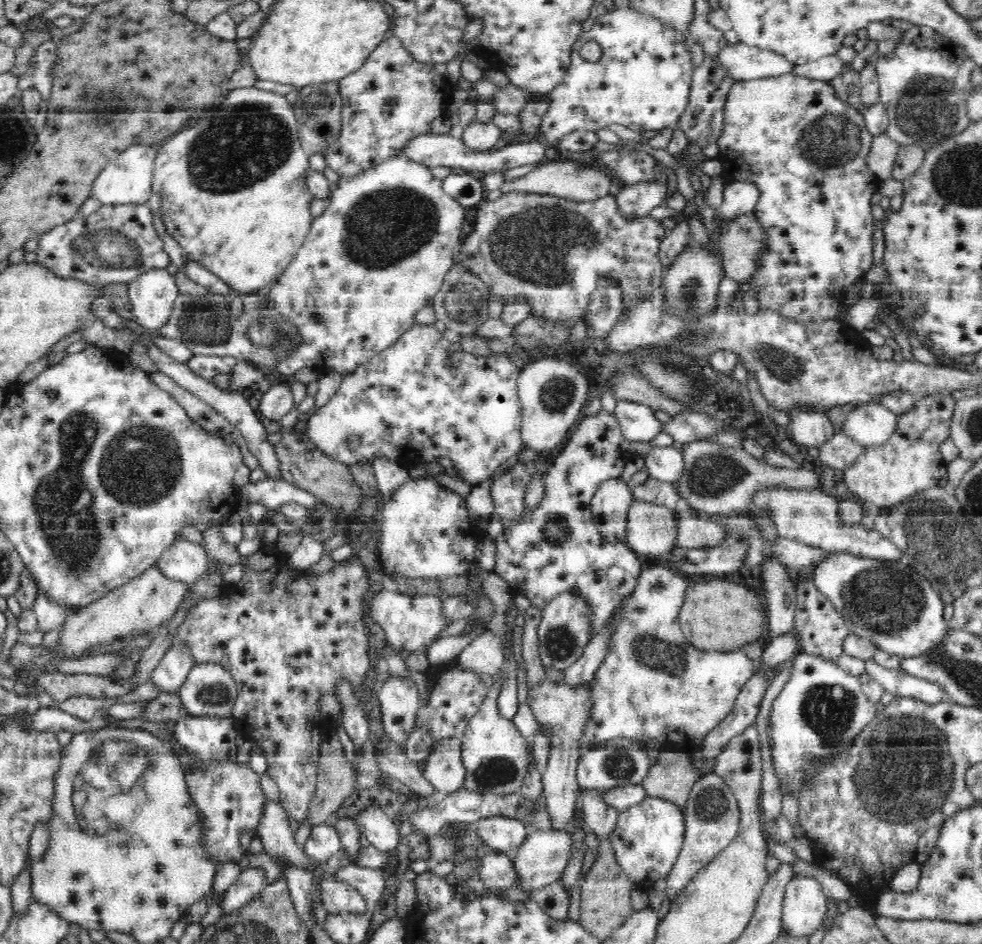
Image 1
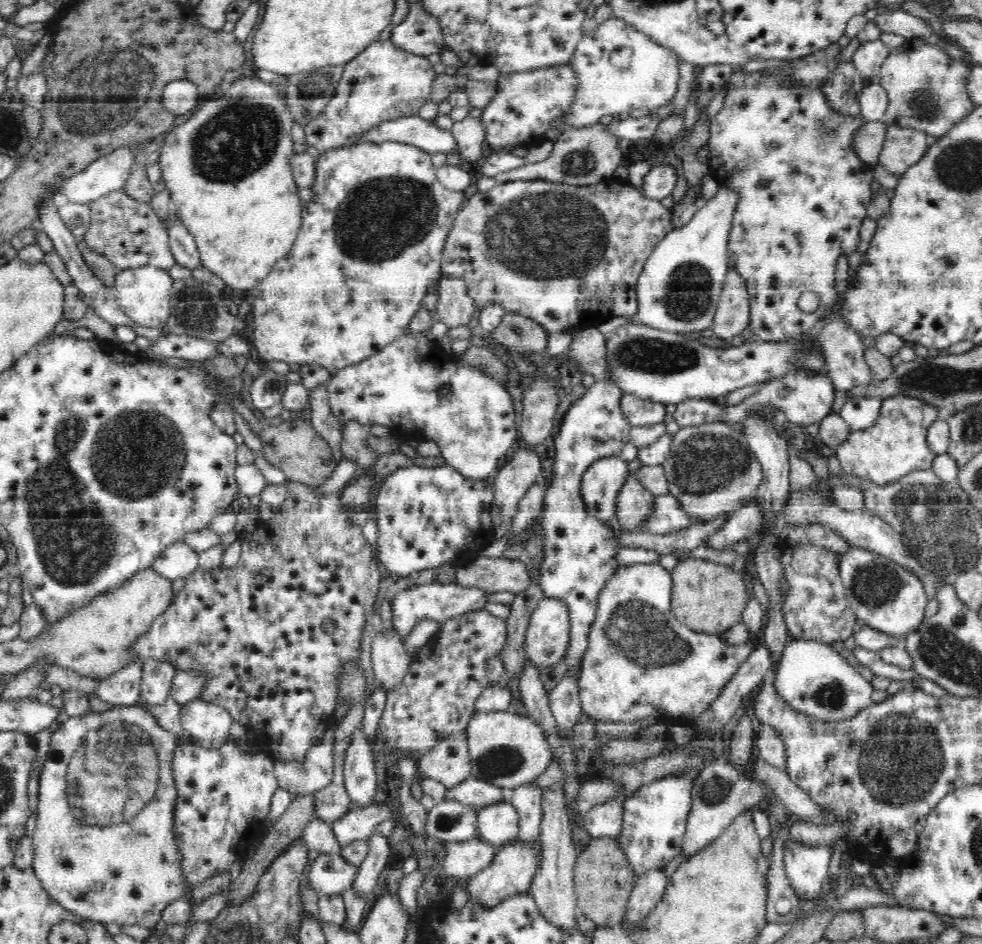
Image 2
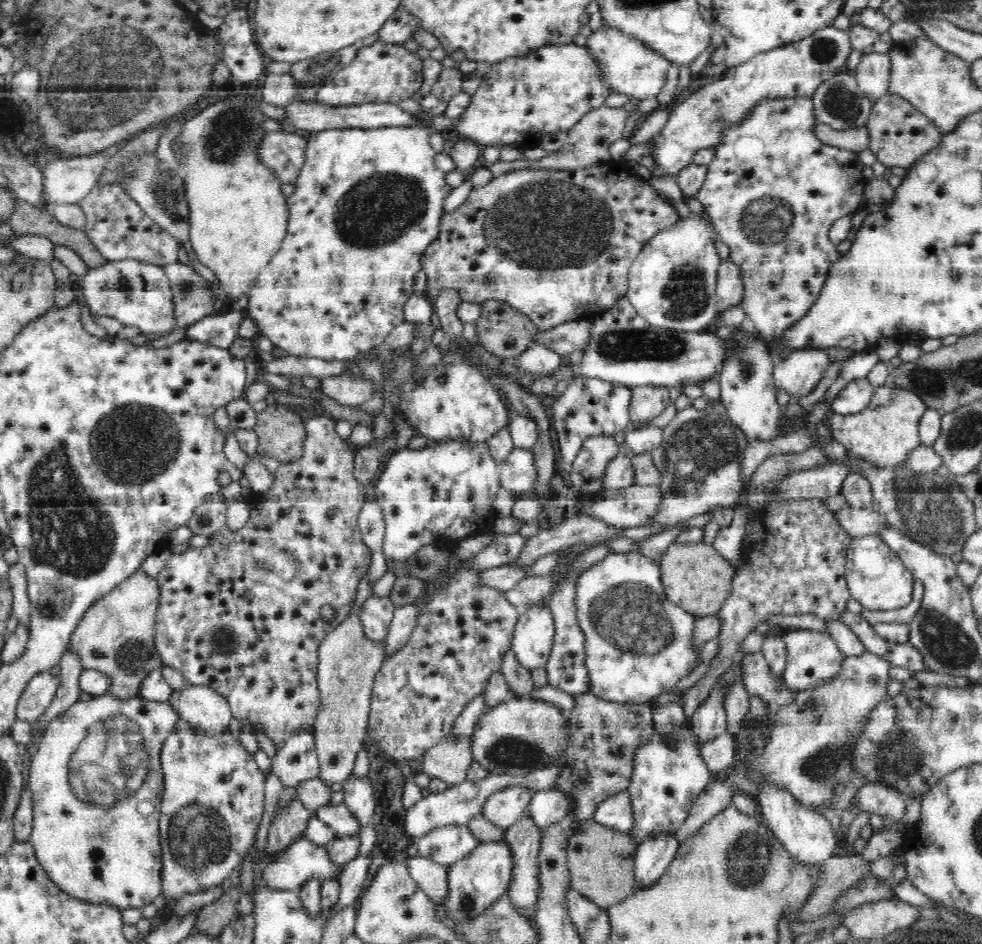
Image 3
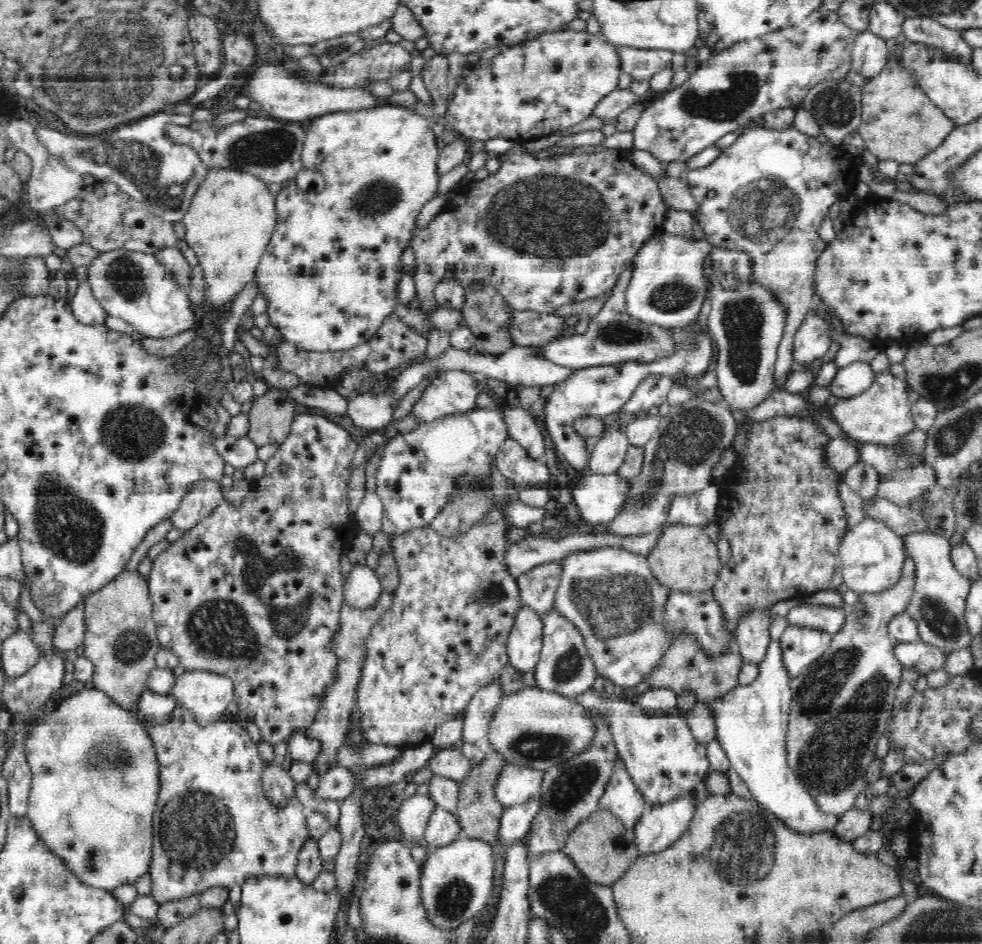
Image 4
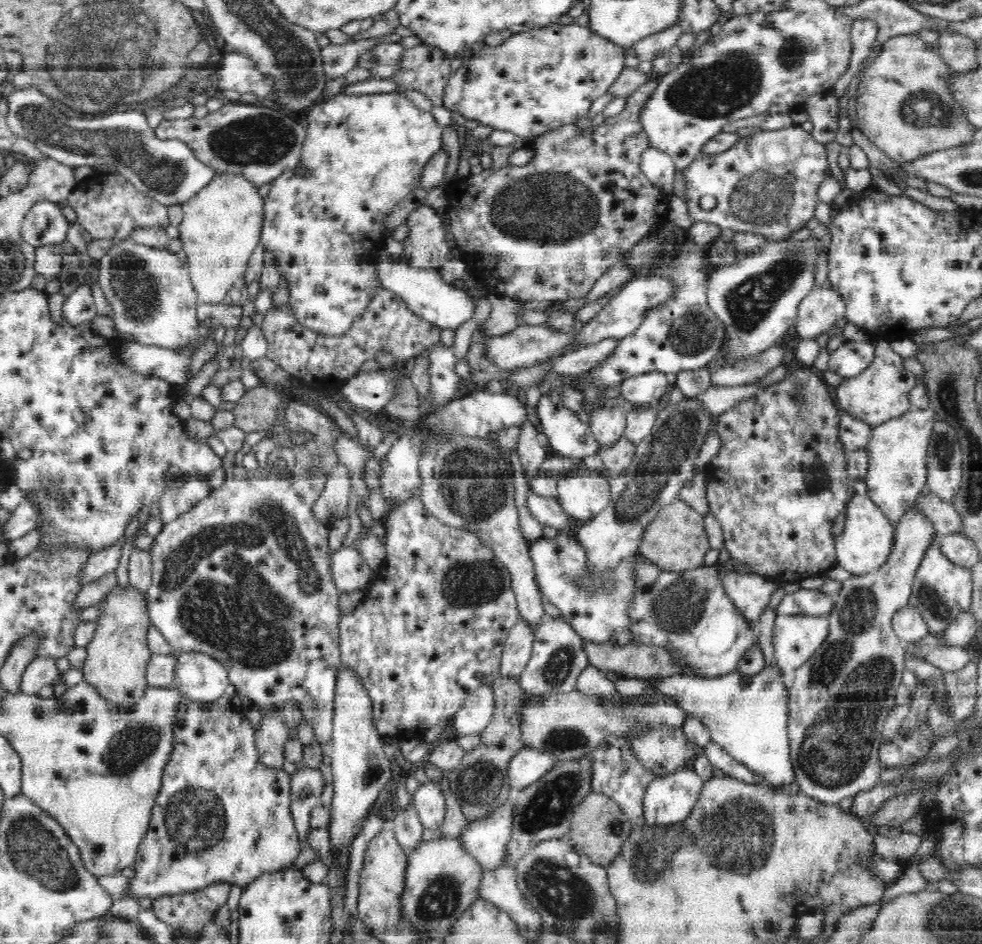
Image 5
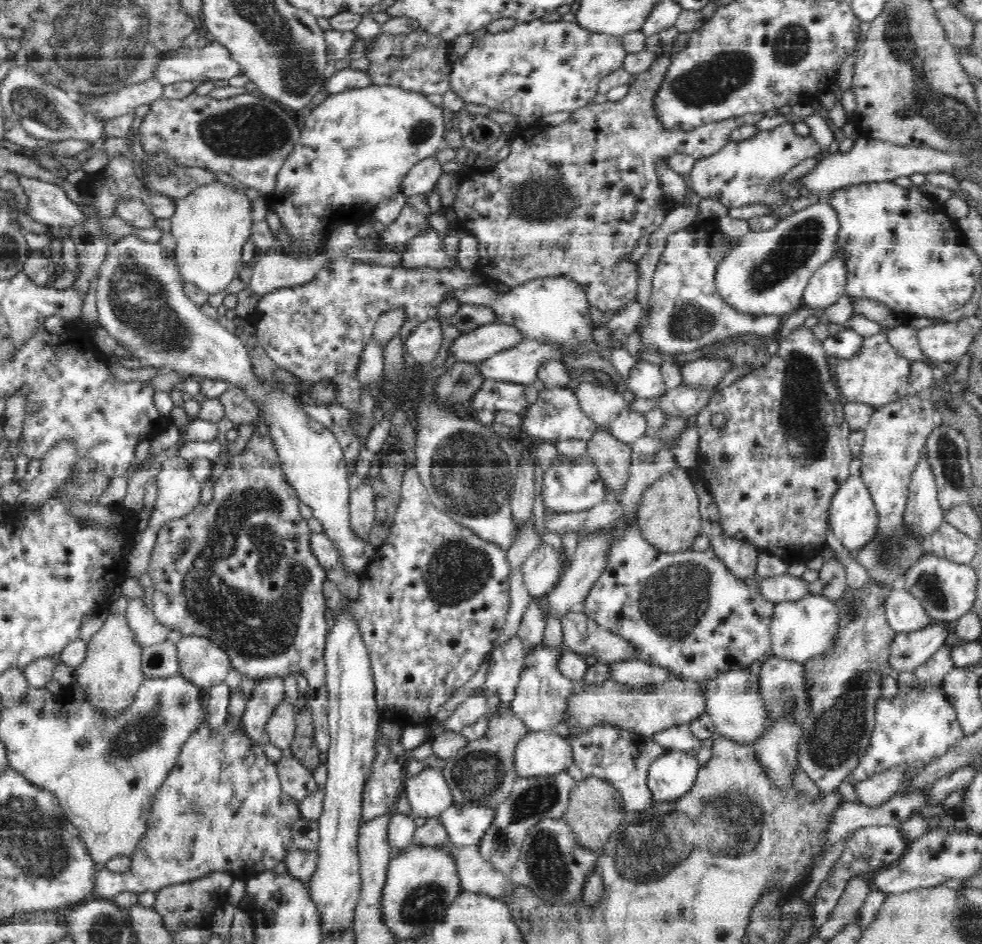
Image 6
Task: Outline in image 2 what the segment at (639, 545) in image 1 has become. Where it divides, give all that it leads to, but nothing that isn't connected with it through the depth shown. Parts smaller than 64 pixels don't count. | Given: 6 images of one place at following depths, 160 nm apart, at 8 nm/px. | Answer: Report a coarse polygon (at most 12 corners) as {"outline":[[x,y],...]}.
{"outline":[[628,473],[616,495],[616,520],[642,531],[653,494]]}

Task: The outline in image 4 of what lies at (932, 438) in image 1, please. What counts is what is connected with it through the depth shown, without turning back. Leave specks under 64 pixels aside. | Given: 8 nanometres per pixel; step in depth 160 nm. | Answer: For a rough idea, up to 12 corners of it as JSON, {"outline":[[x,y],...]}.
{"outline":[[890,370],[830,408],[844,434],[890,447],[920,398]]}

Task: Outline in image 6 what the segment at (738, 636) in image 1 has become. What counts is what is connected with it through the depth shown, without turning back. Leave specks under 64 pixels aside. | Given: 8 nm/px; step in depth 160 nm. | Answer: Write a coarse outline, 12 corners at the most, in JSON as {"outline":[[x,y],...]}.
{"outline":[[678,466],[643,492],[637,526],[671,555],[692,549],[702,517]]}

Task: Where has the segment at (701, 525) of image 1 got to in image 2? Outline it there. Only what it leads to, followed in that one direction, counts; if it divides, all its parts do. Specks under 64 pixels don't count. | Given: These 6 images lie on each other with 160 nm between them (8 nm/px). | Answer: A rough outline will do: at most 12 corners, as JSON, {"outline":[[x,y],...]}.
{"outline":[[668,493],[654,497],[642,531],[667,535],[698,521]]}

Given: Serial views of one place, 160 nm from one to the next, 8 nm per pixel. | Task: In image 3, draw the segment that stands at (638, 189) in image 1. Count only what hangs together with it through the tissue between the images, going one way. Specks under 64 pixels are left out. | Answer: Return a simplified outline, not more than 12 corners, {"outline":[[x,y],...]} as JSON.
{"outline":[[849,29],[762,52],[669,108],[651,140],[668,179],[766,98],[811,97]]}

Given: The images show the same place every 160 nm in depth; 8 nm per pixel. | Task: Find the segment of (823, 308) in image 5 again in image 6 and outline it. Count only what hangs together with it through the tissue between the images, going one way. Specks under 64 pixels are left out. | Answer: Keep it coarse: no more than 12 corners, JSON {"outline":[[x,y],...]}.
{"outline":[[832,256],[814,272],[803,305],[817,317],[845,294],[847,269]]}

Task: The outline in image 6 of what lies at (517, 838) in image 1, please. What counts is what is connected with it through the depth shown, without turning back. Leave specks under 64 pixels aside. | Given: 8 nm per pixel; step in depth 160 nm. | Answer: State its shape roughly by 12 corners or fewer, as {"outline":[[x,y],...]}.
{"outline":[[529,731],[515,749],[518,777],[568,772],[563,734]]}

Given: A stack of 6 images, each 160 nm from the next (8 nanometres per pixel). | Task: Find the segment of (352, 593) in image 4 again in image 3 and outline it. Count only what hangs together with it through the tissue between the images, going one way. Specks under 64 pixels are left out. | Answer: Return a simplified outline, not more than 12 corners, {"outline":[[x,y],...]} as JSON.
{"outline":[[370,593],[359,617],[370,641],[386,640],[395,607]]}

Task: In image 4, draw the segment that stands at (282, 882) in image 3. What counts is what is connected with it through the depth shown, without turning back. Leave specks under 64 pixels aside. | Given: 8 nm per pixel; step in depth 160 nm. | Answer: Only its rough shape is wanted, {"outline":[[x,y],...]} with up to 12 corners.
{"outline":[[239,719],[150,728],[158,904],[294,877],[307,816]]}

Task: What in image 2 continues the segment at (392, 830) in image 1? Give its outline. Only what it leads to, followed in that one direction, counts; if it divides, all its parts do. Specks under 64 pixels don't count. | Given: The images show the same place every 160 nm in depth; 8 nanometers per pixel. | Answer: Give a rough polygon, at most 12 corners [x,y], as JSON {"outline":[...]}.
{"outline":[[375,831],[351,888],[362,895],[390,864],[389,838]]}

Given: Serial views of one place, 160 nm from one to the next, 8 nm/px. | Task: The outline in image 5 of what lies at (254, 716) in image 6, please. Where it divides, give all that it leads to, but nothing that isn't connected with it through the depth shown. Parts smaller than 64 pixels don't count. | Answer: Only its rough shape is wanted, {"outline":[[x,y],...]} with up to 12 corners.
{"outline":[[264,716],[255,734],[261,764],[282,770],[293,732]]}

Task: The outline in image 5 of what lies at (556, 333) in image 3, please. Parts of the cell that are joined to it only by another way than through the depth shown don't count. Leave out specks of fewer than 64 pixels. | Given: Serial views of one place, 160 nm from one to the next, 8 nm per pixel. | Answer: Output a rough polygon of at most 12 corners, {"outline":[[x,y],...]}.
{"outline":[[495,293],[492,312],[481,326],[486,337],[504,336],[520,326],[517,300]]}

